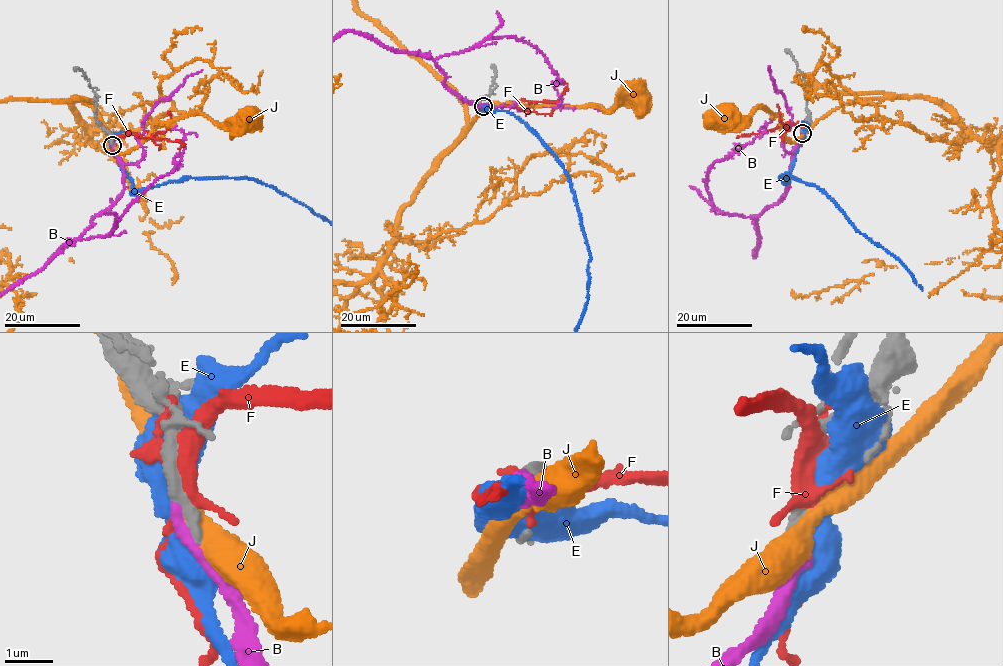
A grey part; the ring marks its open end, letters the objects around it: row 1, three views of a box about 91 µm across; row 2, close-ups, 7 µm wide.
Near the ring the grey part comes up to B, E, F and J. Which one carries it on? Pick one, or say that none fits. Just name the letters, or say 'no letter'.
B

